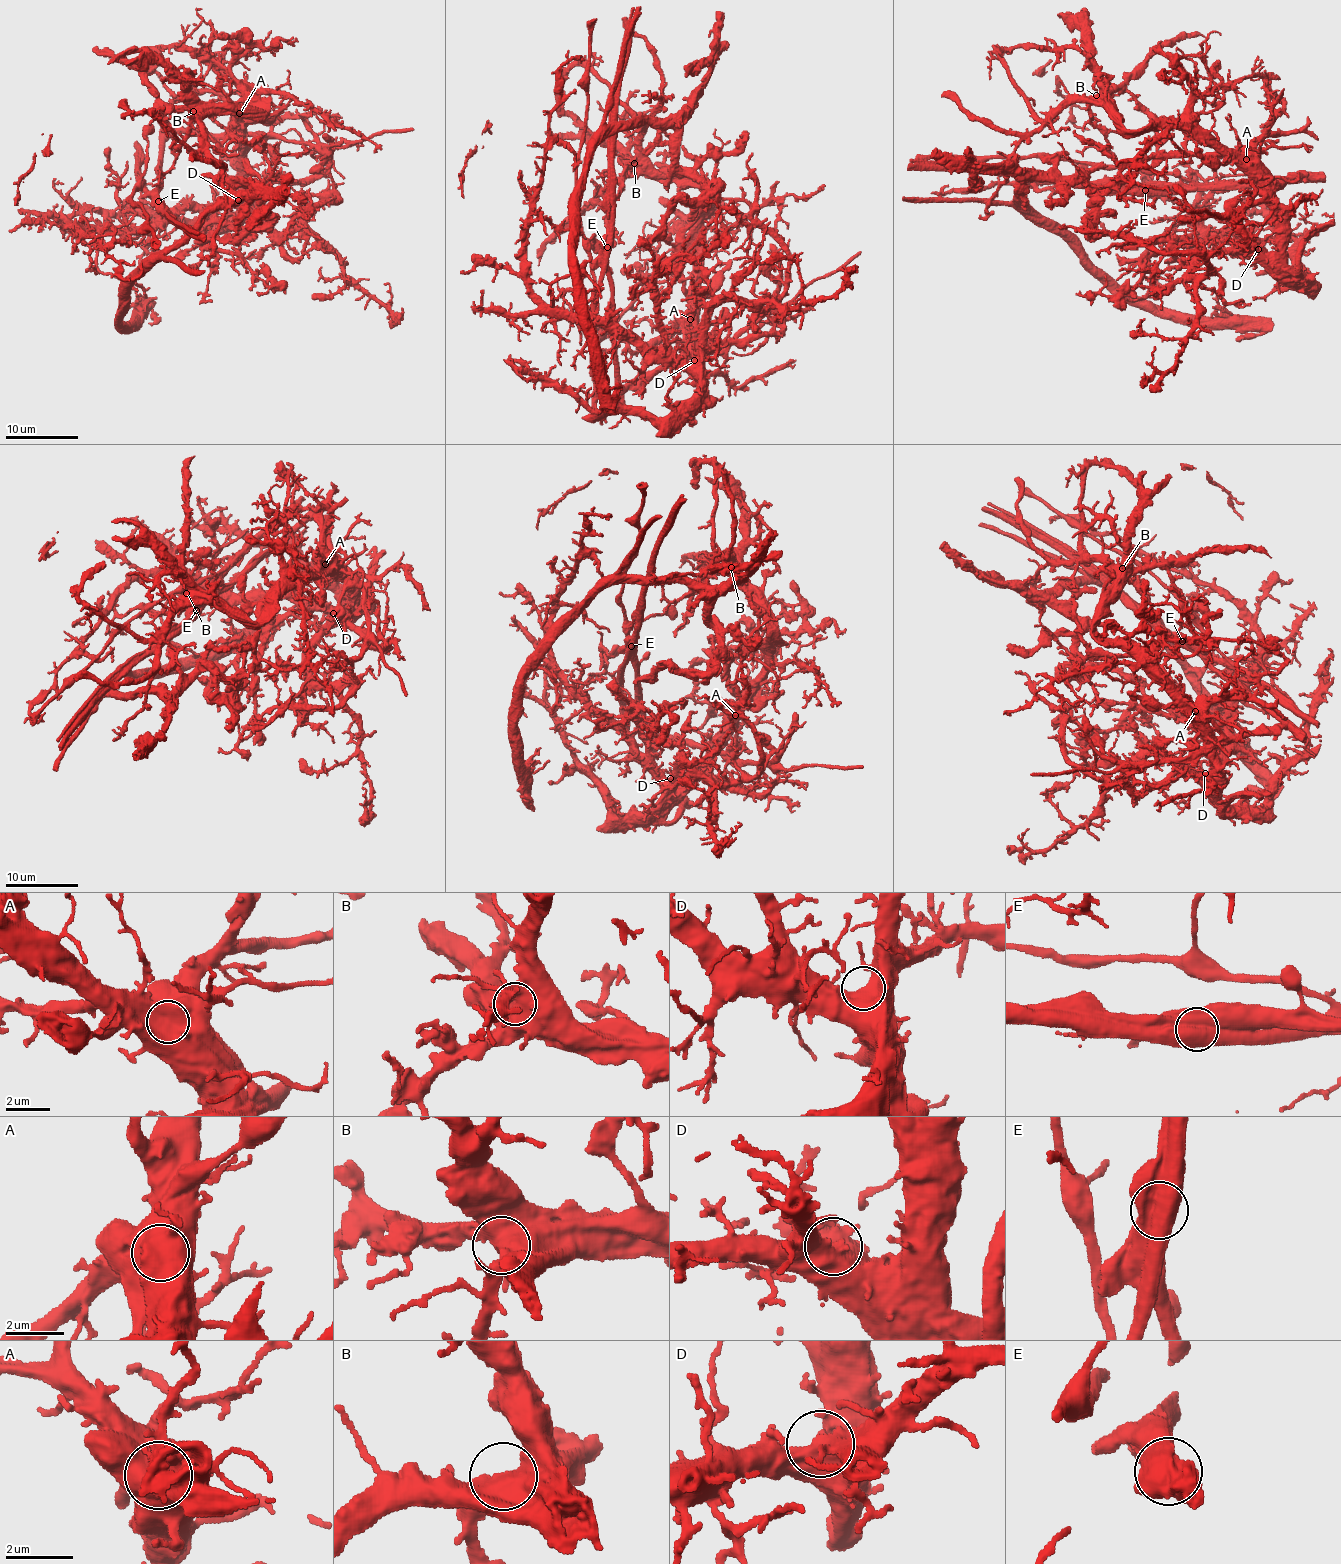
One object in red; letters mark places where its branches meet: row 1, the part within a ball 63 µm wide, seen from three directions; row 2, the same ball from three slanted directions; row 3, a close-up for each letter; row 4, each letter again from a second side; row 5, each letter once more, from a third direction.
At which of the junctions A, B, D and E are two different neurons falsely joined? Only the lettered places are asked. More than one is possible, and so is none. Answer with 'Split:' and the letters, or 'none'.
Split: A, E

